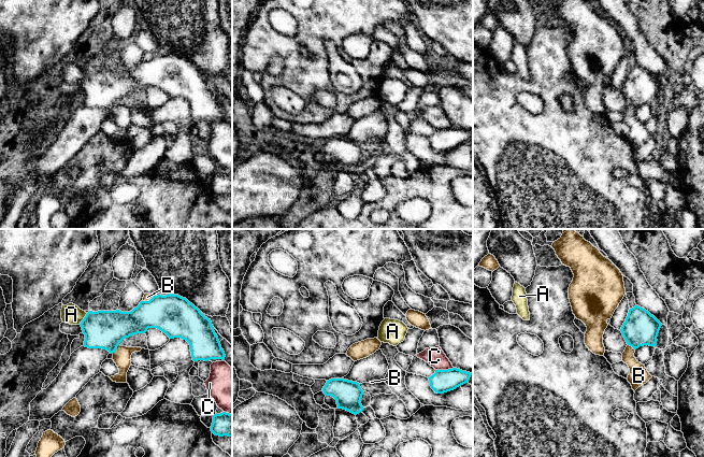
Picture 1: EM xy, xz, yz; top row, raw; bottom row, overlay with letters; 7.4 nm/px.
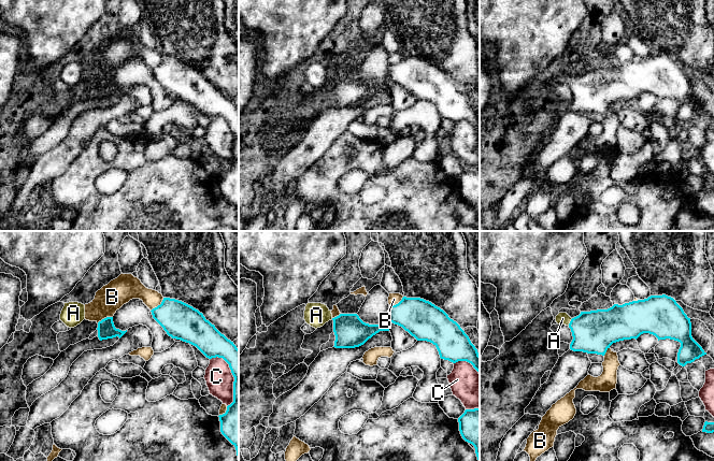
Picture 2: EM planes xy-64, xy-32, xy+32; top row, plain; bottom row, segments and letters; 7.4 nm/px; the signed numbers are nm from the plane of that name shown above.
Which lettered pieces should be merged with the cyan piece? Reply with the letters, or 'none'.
A

